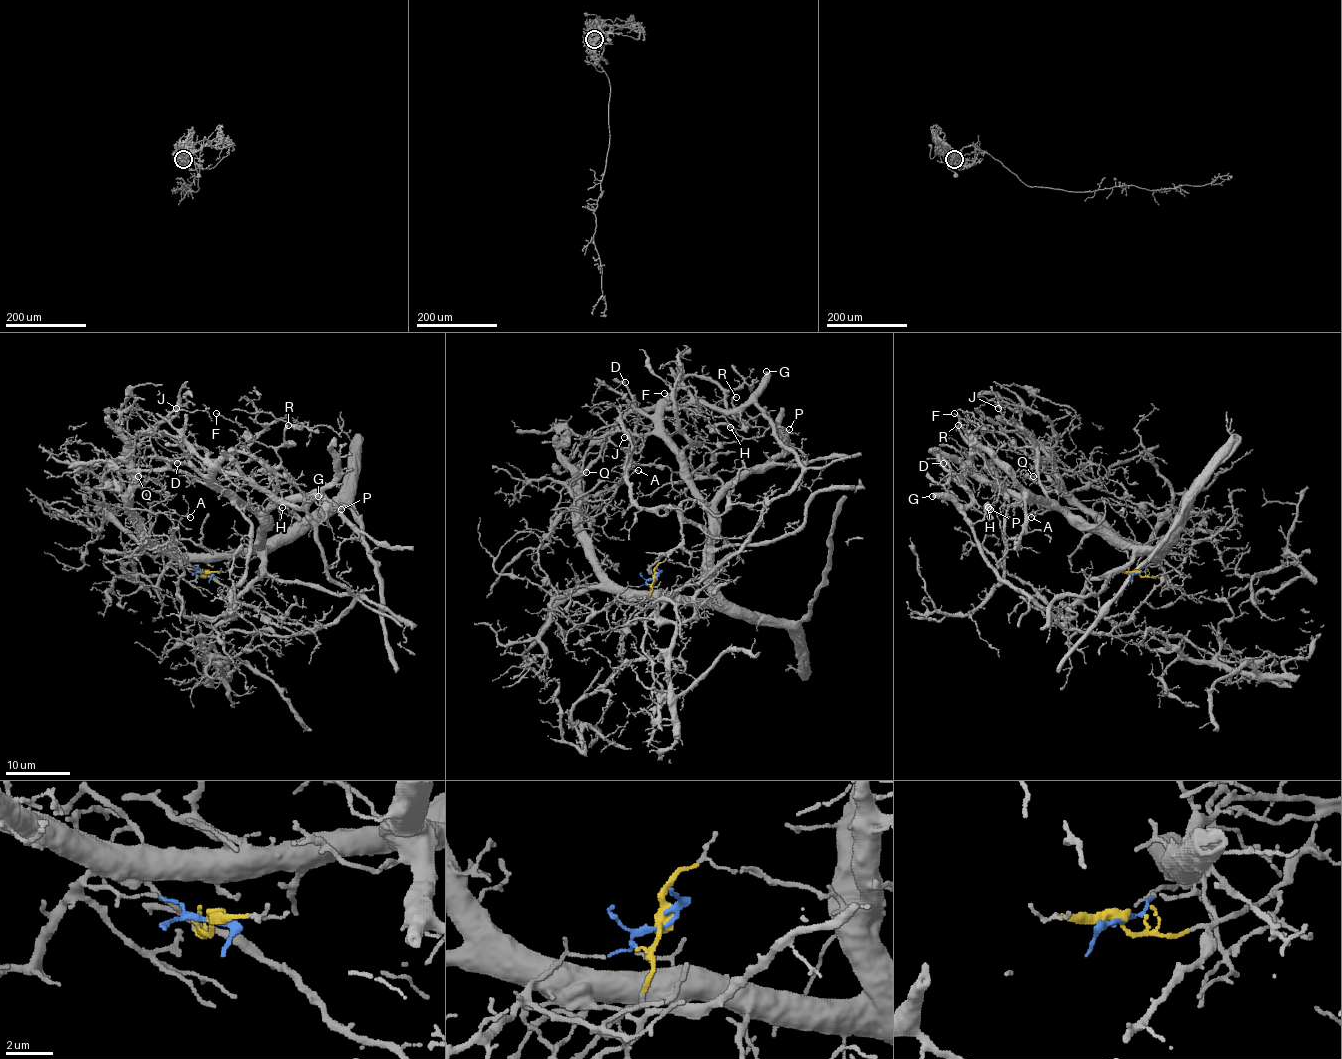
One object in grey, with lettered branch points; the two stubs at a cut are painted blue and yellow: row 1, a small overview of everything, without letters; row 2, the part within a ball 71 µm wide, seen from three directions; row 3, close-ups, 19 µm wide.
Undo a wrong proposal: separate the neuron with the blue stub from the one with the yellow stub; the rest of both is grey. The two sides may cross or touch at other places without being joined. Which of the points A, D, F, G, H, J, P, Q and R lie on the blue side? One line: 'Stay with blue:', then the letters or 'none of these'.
Stay with blue: A, D, J, Q

